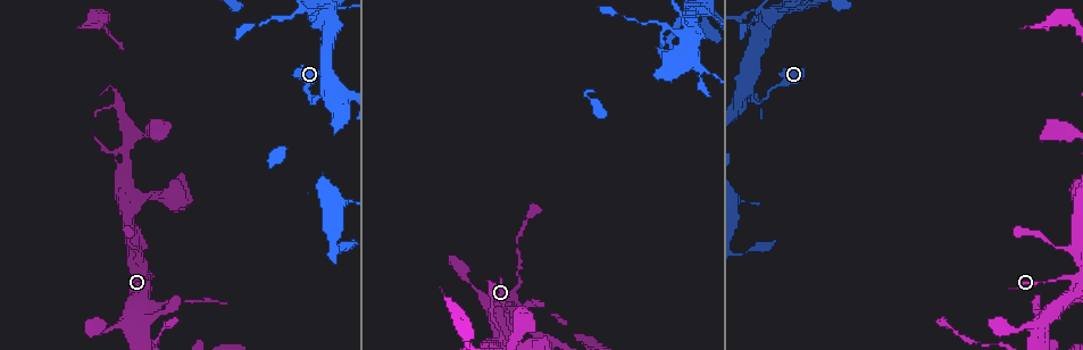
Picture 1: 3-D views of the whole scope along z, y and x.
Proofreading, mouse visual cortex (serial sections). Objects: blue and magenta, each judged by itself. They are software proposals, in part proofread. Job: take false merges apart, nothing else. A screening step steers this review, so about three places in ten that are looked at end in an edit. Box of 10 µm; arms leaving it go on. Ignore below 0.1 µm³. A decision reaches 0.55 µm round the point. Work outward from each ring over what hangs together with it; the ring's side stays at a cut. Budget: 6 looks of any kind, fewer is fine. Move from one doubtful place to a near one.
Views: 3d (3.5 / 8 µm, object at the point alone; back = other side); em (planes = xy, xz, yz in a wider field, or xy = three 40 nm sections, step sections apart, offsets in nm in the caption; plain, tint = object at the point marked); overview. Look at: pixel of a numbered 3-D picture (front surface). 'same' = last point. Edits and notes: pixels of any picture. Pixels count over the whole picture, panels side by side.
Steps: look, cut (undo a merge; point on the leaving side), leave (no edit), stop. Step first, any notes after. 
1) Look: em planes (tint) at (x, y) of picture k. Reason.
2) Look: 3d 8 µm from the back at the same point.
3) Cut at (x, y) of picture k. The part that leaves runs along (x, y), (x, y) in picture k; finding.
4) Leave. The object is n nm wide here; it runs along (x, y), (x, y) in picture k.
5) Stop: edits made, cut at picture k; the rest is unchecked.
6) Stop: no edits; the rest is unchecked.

Look: 3d 3.5 µm at (1045, 321) of picture 1.

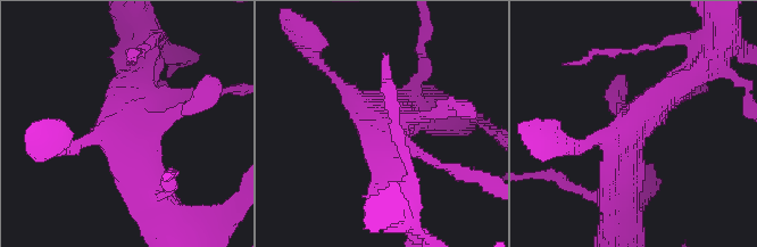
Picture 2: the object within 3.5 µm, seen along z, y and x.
Look: em xy step 3 (tint) at (130, 123) of picture 2. Need the tissue.

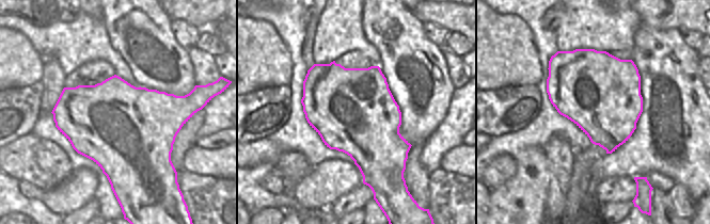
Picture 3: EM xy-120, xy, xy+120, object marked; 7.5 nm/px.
Leave. It runs along (691, 74), (635, 124), (612, 190) in picture 2; one cell here.

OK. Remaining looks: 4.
Look: 3d 3.5 µm from the back at (311, 102) of picture 1. Abrupt turn.

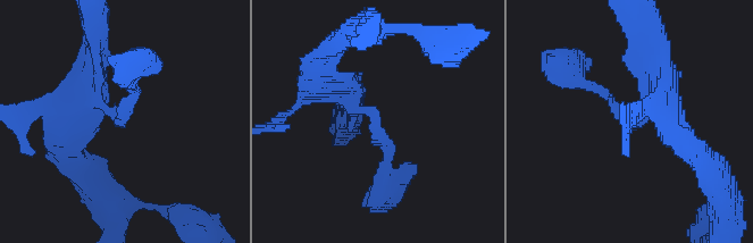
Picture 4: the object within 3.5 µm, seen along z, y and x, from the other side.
Look: em xy step 2 (tint) at (374, 125) of picture 4. The arms are 150, 350 nm wide; need the tissue.

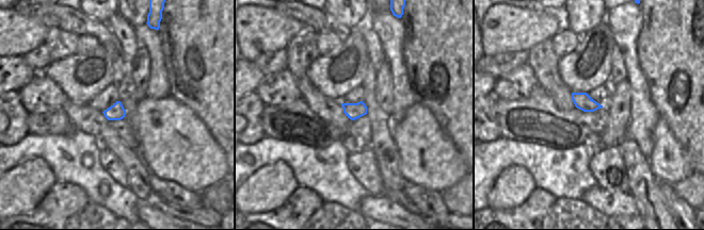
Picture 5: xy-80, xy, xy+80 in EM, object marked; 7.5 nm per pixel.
Leave. It runs along (383, 177), (390, 145), (344, 93) in picture 4; continuous, no second cell.

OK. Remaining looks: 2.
Look: 3d 8 µm at (770, 17) of picture 1. Looks like a crossing.

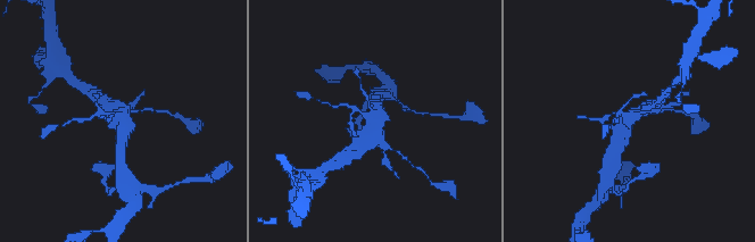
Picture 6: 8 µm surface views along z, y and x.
Look: em xy step 2 (tint) at the same point. Need the tissue.

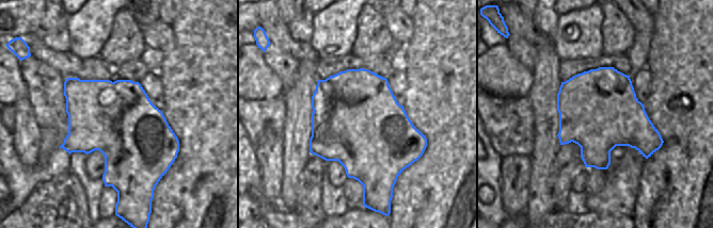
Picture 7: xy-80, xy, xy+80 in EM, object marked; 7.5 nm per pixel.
Leave. It runs along (121, 144), (118, 117), (90, 117) in picture 6; continuous, no second cell.

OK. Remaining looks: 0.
Stop: no edits; the rest is unchecked.

